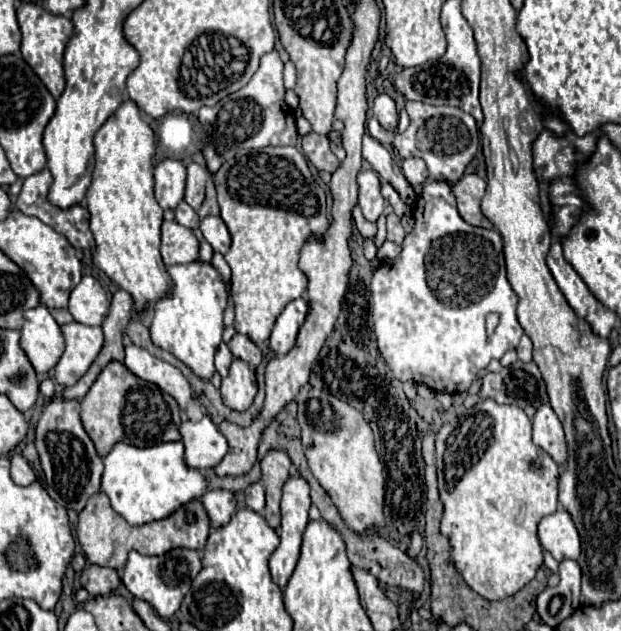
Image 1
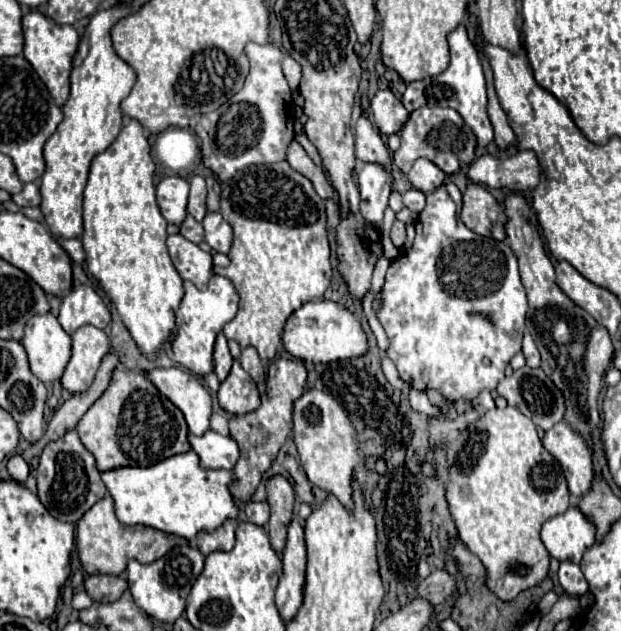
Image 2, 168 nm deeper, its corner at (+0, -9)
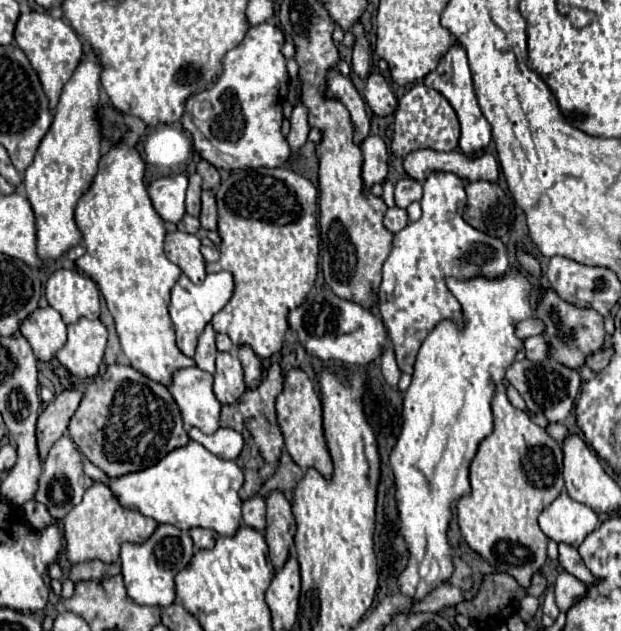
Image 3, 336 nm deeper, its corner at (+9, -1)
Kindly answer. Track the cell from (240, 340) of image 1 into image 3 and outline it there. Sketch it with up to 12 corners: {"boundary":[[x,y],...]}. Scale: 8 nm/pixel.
{"boundary":[[249,345],[237,349],[245,383],[255,389],[263,379],[263,365]]}

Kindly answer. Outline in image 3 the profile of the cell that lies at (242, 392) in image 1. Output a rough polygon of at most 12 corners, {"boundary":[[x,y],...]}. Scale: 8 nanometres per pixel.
{"boundary":[[233,353],[217,355],[213,393],[221,405],[245,393],[243,369]]}

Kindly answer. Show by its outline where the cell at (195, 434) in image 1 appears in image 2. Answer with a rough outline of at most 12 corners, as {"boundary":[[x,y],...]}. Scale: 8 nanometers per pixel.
{"boundary":[[216,431],[188,435],[204,469],[234,469],[238,443]]}

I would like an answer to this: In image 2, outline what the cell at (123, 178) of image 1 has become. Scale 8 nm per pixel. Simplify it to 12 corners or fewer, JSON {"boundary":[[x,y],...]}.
{"boundary":[[134,119],[84,189],[88,273],[156,361],[184,289]]}

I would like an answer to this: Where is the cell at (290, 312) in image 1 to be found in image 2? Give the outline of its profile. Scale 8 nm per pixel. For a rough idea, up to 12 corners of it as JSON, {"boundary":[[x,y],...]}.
{"boundary":[[308,301],[284,327],[286,351],[310,363],[366,355],[354,313]]}

